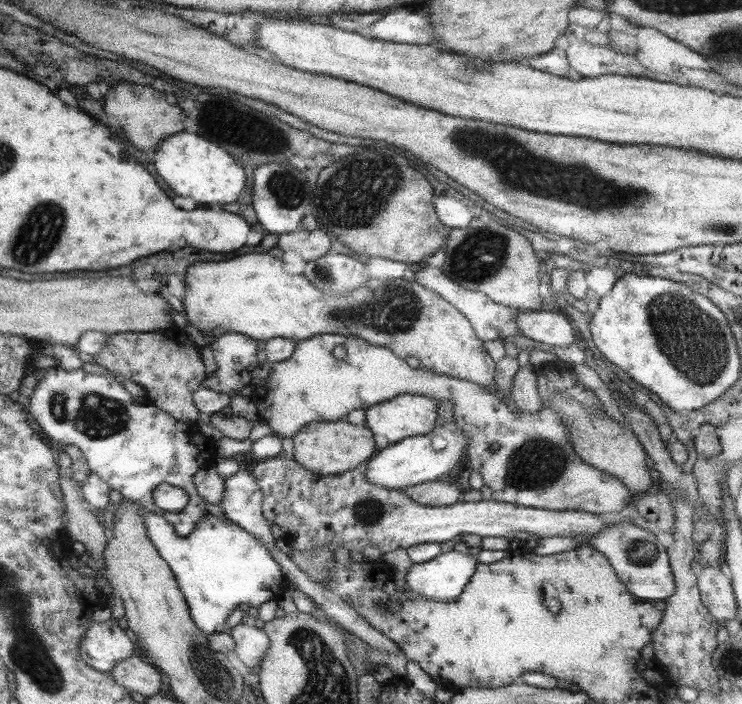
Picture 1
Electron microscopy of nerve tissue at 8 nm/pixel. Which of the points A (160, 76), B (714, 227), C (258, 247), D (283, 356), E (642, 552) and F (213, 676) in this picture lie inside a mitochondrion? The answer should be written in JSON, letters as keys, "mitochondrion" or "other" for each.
{"A":"other","B":"mitochondrion","C":"other","D":"other","E":"mitochondrion","F":"mitochondrion"}

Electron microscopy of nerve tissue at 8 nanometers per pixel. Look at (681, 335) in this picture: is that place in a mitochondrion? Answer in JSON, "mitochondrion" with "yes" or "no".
{"mitochondrion":"yes"}

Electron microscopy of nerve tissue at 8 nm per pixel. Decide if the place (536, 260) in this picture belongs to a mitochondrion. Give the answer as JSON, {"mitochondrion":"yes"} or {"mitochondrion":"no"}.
{"mitochondrion":"no"}

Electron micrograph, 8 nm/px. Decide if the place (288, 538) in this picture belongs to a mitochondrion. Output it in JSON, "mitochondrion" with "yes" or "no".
{"mitochondrion":"no"}

